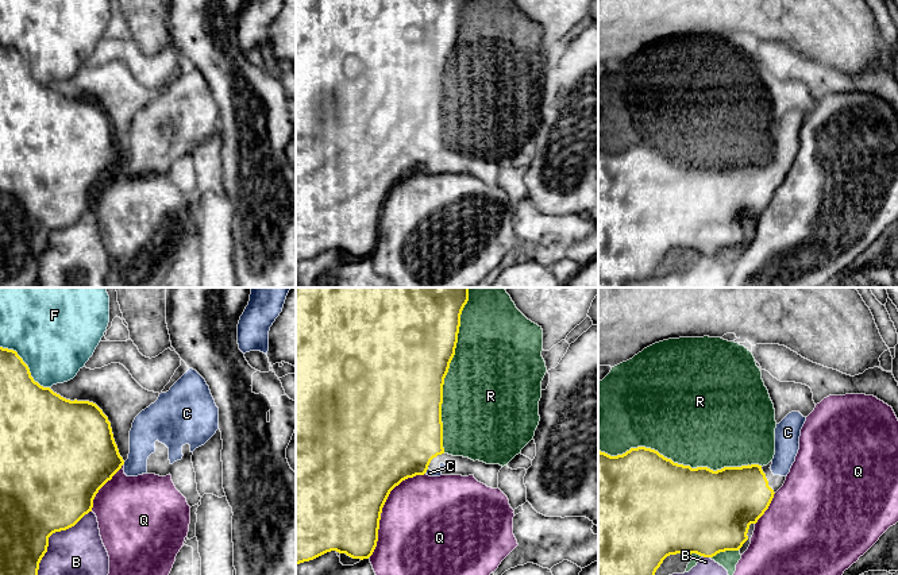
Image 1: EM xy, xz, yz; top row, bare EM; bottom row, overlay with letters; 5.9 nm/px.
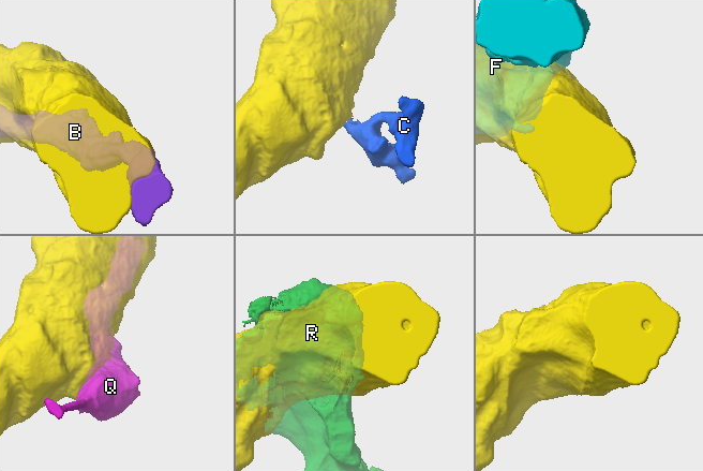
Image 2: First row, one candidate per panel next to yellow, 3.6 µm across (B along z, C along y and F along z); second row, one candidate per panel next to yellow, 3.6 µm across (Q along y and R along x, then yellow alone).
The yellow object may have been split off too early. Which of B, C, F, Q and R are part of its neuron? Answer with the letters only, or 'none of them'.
C

